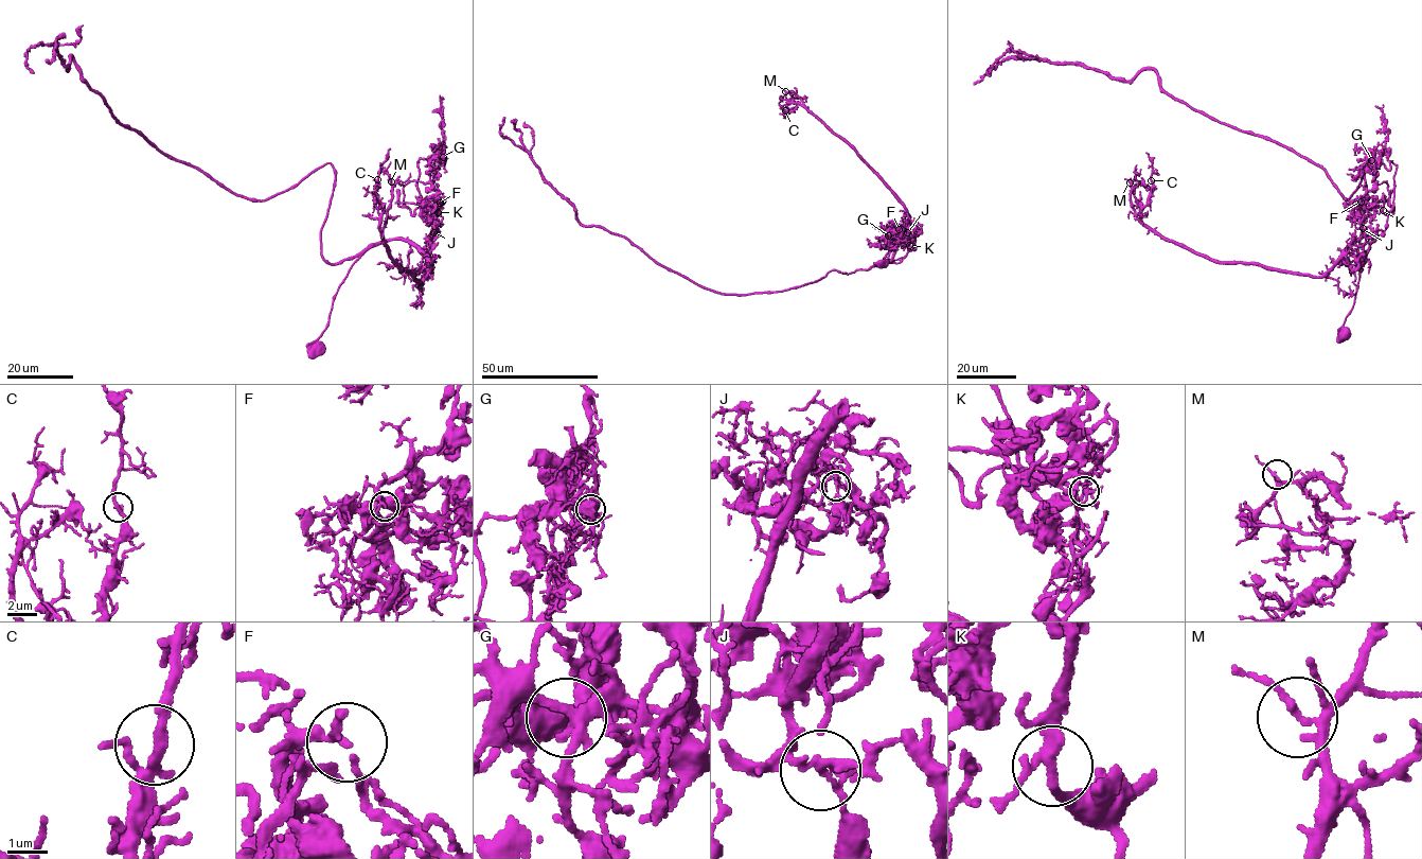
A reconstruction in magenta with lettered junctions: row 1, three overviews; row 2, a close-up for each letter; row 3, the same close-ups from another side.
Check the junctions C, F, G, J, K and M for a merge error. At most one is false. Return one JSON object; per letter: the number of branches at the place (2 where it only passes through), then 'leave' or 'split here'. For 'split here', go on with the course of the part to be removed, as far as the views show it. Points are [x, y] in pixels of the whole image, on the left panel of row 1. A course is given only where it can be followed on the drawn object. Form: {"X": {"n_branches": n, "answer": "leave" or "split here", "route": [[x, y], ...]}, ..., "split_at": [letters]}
{"C": {"n_branches": 4, "answer": "leave"}, "F": {"n_branches": 3, "answer": "leave"}, "G": {"n_branches": 4, "answer": "leave"}, "J": {"n_branches": 4, "answer": "split here", "route": [[433, 232], [436, 226], [424, 218], [423, 210], [436, 192], [429, 178], [430, 159], [444, 144], [442, 97]]}, "K": {"n_branches": 4, "answer": "leave"}, "M": {"n_branches": 4, "answer": "leave"}, "split_at": ["J"]}

